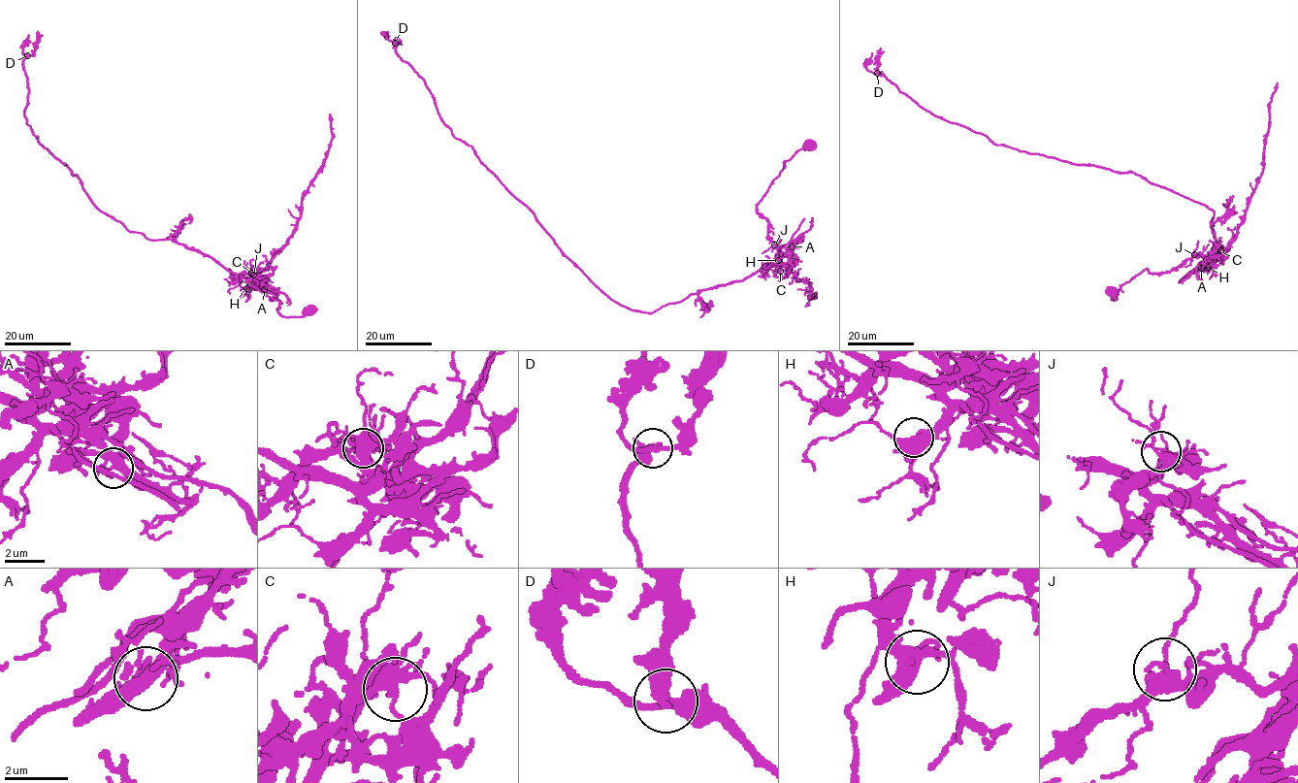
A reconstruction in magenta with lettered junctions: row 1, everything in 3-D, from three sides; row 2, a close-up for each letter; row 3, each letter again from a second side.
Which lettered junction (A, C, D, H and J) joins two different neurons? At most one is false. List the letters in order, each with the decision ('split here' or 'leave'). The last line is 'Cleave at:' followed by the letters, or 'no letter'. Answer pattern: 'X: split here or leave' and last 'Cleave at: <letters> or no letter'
A: leave
C: split here
D: leave
H: leave
J: leave
Cleave at: C

